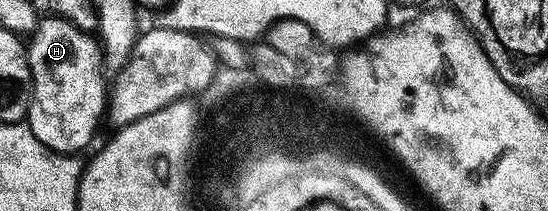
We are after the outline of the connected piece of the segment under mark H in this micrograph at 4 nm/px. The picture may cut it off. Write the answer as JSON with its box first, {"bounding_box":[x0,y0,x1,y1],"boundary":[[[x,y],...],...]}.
{"bounding_box":[25,17,109,154],"boundary":[[[50,17],[38,19],[26,43],[27,59],[31,69],[31,107],[27,110],[25,125],[31,129],[33,136],[37,136],[37,140],[41,140],[41,144],[58,154],[79,154],[94,140],[99,118],[101,122],[105,114],[109,97],[108,83],[103,83],[105,55],[102,45],[94,37],[91,39],[90,33],[80,30],[62,17]]]}

